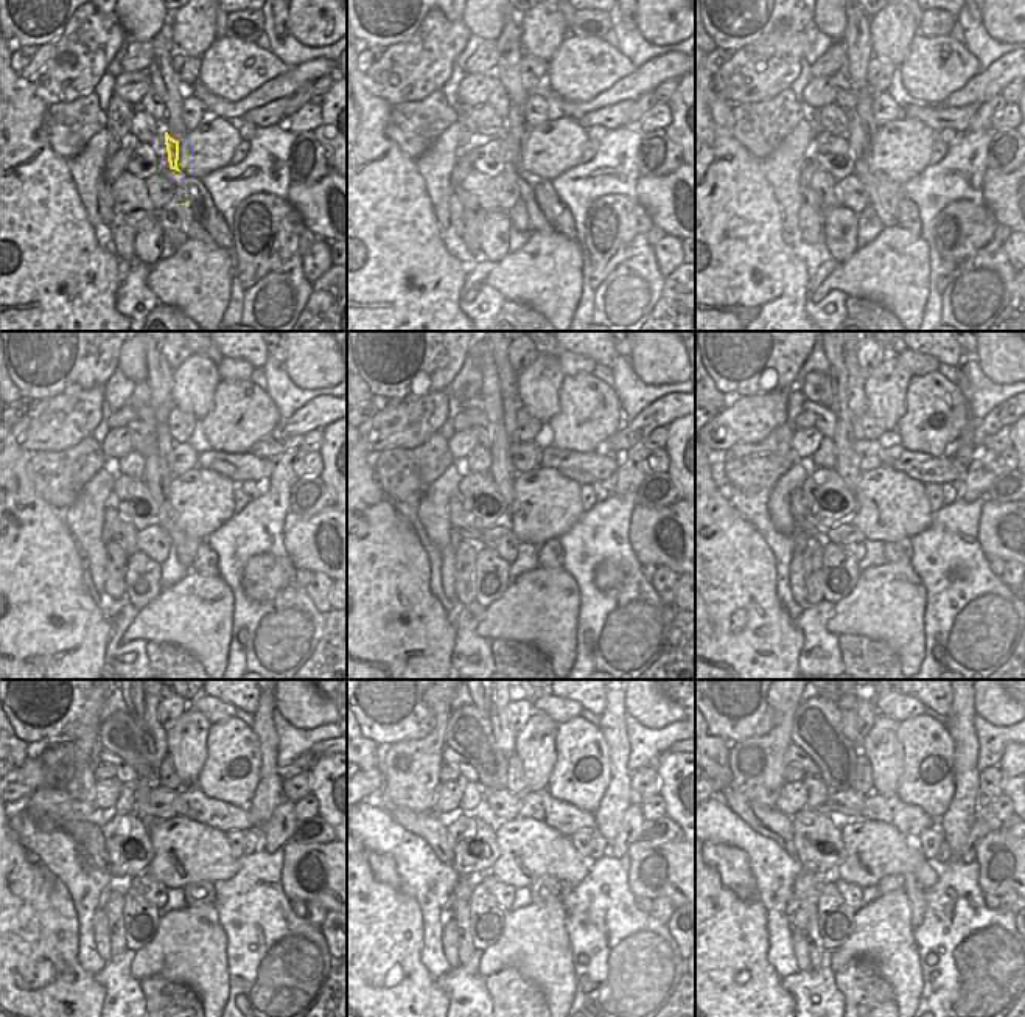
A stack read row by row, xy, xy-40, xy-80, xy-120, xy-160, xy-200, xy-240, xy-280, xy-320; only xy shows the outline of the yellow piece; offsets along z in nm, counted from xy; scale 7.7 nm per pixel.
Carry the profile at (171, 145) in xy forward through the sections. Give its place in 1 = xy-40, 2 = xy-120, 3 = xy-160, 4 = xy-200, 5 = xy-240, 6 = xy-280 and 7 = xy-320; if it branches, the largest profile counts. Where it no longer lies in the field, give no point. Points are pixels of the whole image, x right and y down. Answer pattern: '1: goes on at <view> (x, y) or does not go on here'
1: goes on at xy-40 (517, 126)
2: goes on at xy-120 (165, 442)
3: goes on at xy-160 (510, 405)
4: goes on at xy-200 (854, 383)
5: goes on at xy-240 (154, 734)
6: goes on at xy-280 (504, 736)
7: goes on at xy-320 (848, 711)

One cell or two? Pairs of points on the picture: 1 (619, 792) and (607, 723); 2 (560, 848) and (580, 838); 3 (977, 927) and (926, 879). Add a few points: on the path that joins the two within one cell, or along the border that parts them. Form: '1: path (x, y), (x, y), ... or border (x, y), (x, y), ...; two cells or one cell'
1: path (619, 775), (616, 740); one cell
2: border (570, 837), (574, 849), (587, 862); two cells
3: border (938, 866), (938, 879), (926, 890); two cells

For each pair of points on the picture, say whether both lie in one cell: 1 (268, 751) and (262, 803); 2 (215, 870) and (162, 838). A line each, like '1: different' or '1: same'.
1: same
2: same

